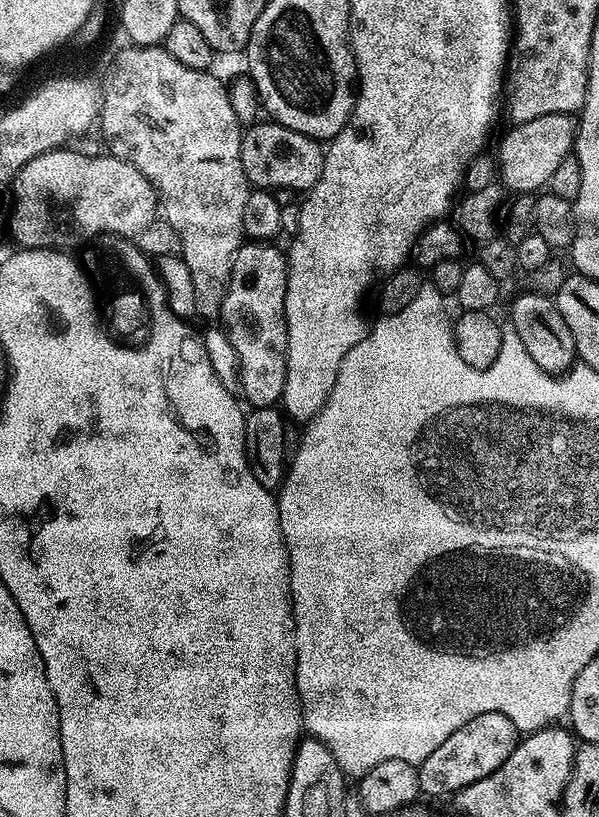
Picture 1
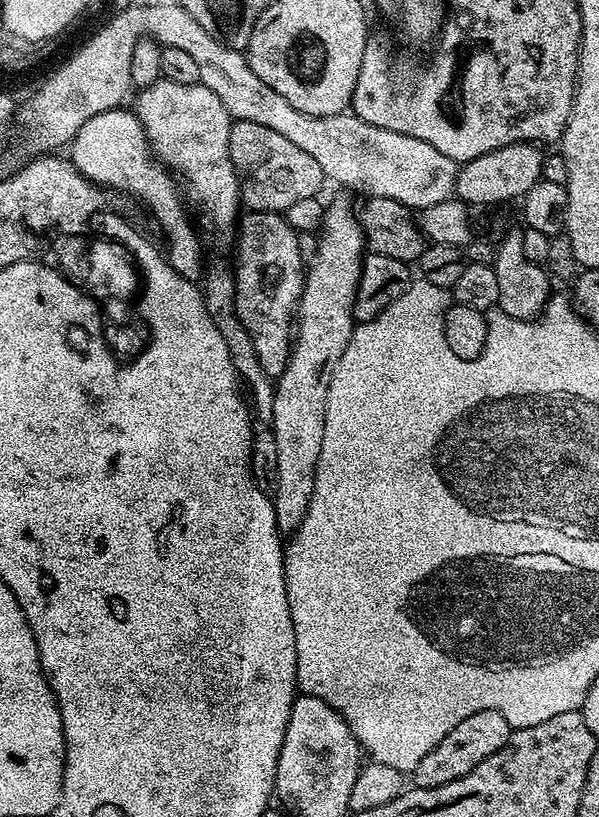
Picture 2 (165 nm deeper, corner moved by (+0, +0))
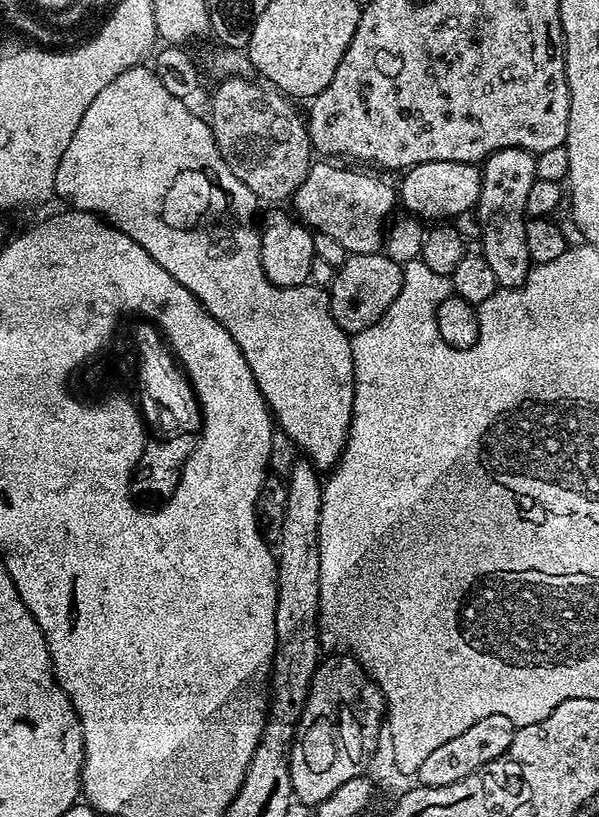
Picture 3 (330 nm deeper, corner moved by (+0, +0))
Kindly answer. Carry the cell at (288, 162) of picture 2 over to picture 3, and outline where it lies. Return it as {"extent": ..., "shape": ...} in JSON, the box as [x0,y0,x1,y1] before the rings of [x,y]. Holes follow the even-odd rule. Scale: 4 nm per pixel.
{"extent":[210,76,314,206],"shape":[[[243,76],[219,81],[212,92],[210,123],[218,150],[234,178],[245,184],[257,201],[269,200],[269,205],[276,206],[279,200],[291,201],[298,186],[306,182],[314,149],[305,121],[288,106],[289,101],[279,91],[252,82]]]}

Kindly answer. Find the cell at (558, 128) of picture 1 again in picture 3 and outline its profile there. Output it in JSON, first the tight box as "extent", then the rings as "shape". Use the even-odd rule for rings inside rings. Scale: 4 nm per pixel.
{"extent":[398,162,481,222],"shape":[[[422,162],[407,169],[398,183],[398,200],[403,211],[415,214],[424,222],[452,222],[458,214],[470,212],[475,209],[476,200],[480,197],[480,174],[481,169],[474,164],[466,162]]]}

